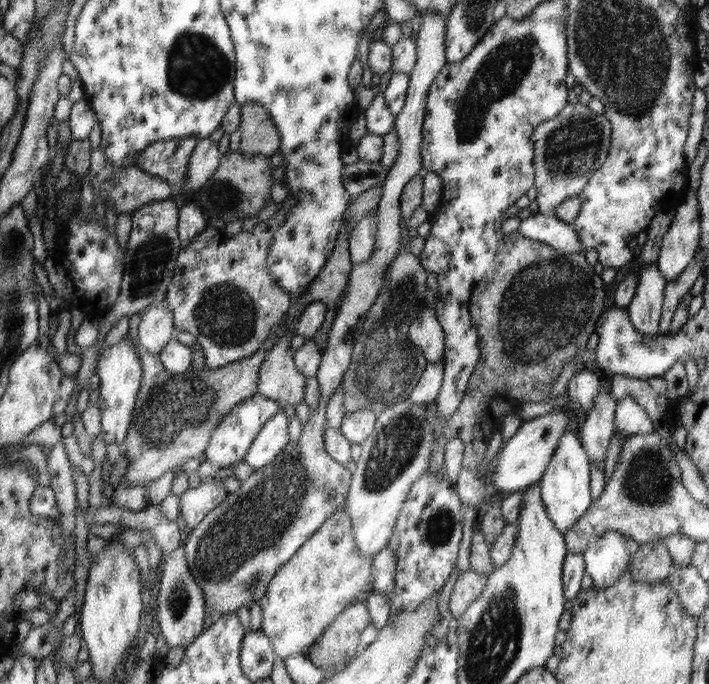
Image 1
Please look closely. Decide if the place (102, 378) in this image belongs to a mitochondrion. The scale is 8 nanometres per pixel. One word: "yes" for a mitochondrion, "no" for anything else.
no

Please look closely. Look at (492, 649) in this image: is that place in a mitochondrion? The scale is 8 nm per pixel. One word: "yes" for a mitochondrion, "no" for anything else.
yes

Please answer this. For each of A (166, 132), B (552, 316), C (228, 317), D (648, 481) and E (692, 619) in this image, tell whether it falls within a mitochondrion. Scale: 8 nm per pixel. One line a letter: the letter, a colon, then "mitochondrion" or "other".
A: other
B: mitochondrion
C: mitochondrion
D: mitochondrion
E: other

